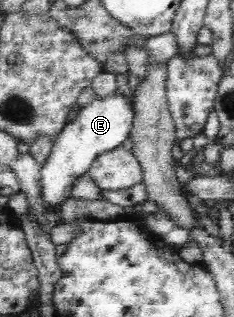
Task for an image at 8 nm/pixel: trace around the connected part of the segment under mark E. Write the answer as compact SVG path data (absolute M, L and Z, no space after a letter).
M121 92L95 98L91 104L83 106L75 120L67 123L63 133L57 136L52 144L51 156L45 166L41 166L41 187L46 206L57 209L63 201L67 201L72 182L79 175L88 172L91 163L106 151L122 146L134 128L134 100L125 98Z

